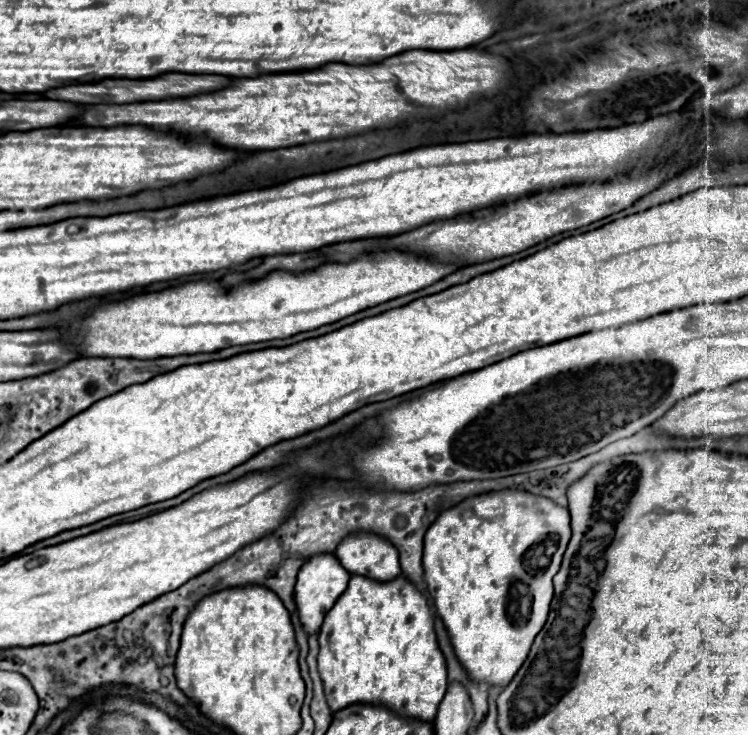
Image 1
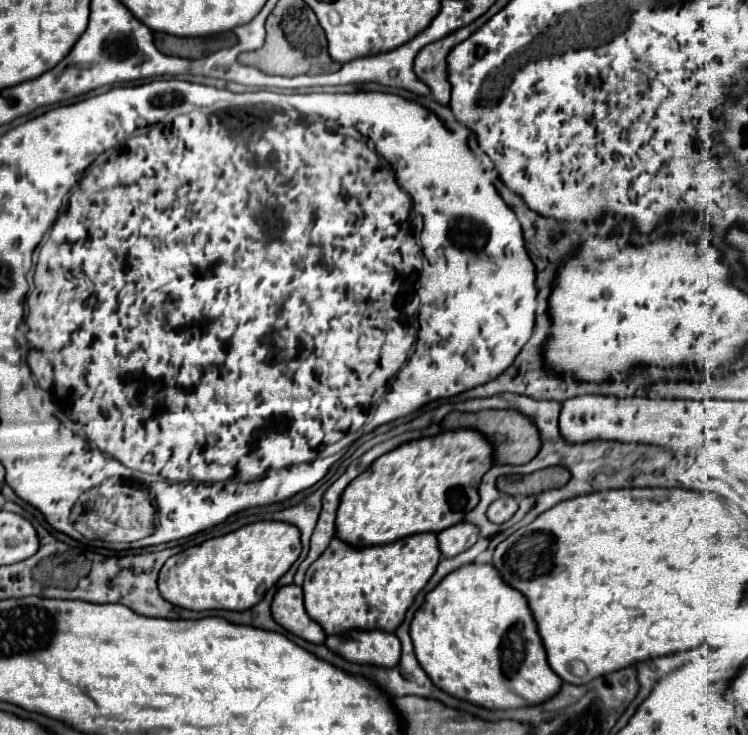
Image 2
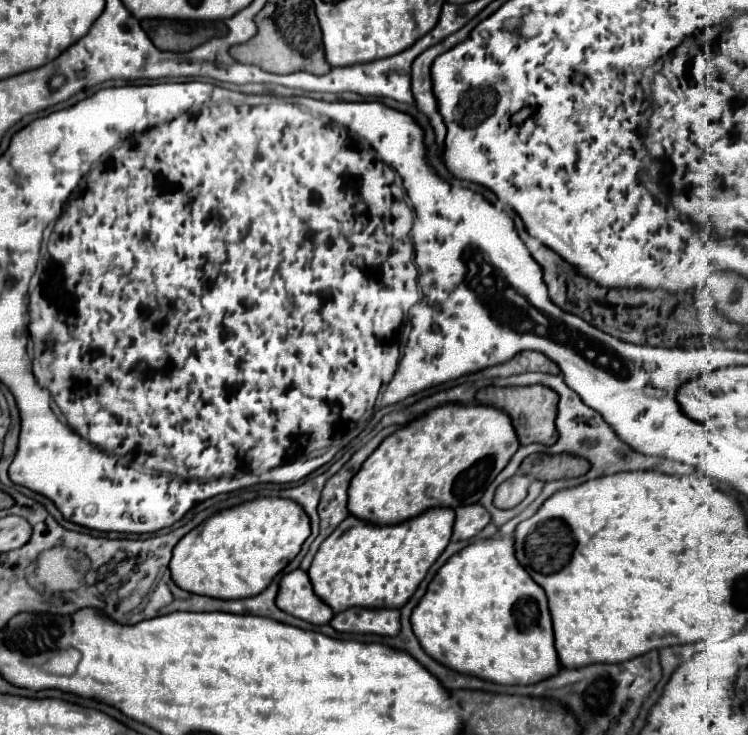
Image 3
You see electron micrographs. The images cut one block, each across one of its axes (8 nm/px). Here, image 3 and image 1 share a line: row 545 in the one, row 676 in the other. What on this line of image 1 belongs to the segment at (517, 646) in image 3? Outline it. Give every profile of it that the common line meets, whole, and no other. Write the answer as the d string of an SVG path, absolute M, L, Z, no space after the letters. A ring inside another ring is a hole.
M498 490L498 492L486 492L486 494L478 494L478 496L470 496L466 500L462 500L460 504L442 510L436 518L436 522L428 528L426 536L424 536L424 576L428 582L428 592L434 598L436 610L440 614L440 618L444 620L446 630L450 632L450 640L456 652L456 658L460 660L460 664L464 666L464 670L468 672L468 676L476 682L486 682L490 686L498 686L498 684L508 684L516 672L522 668L530 646L536 638L536 634L542 630L546 616L548 616L548 608L550 608L550 600L554 594L552 588L552 578L560 568L562 562L562 554L568 546L570 540L570 514L566 508L562 508L560 504L556 504L554 500L548 500L544 496L534 496L532 492L524 492L524 490Z

